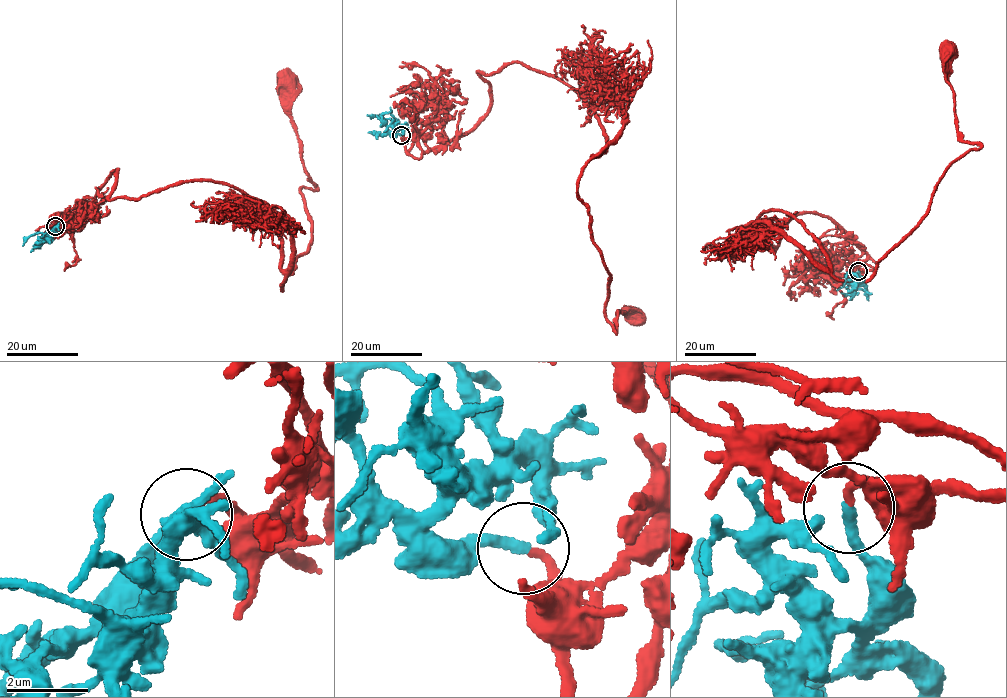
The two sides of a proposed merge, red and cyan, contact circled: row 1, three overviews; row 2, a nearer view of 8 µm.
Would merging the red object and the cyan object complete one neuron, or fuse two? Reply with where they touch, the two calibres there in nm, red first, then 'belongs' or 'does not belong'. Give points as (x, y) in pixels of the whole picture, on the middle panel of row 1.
(401, 135) | 200/240 nm | belongs

